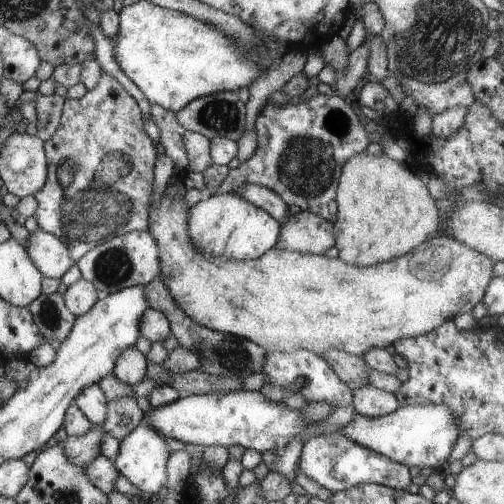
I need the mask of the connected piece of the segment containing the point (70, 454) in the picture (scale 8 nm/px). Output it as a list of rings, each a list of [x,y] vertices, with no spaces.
[[[94,426],[93,430],[81,437],[67,437],[62,442],[66,458],[74,466],[83,467],[100,456],[101,436],[104,434],[101,426]]]

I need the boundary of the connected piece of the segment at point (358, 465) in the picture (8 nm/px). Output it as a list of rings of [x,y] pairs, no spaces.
[[[338,431],[332,434],[312,434],[310,438],[307,438],[299,456],[298,466],[309,479],[327,488],[330,494],[366,483],[376,483],[393,489],[405,490],[413,478],[406,465],[395,463],[388,457],[360,446],[357,442],[352,442]]]

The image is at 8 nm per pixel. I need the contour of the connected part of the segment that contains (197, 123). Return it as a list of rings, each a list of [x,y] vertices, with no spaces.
[[[224,91],[208,95],[190,102],[182,110],[175,113],[178,122],[186,131],[200,133],[206,138],[213,139],[216,137],[224,137],[234,142],[238,142],[245,133],[247,125],[247,110],[245,103],[240,100],[236,93]]]

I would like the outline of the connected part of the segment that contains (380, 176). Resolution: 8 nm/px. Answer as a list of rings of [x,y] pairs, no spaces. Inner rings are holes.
[[[366,152],[352,156],[342,167],[337,188],[337,219],[333,224],[338,258],[357,267],[371,267],[378,263],[401,257],[423,242],[439,235],[441,212],[436,201],[430,197],[428,188],[422,183],[411,163],[399,163],[378,153],[370,156]]]

